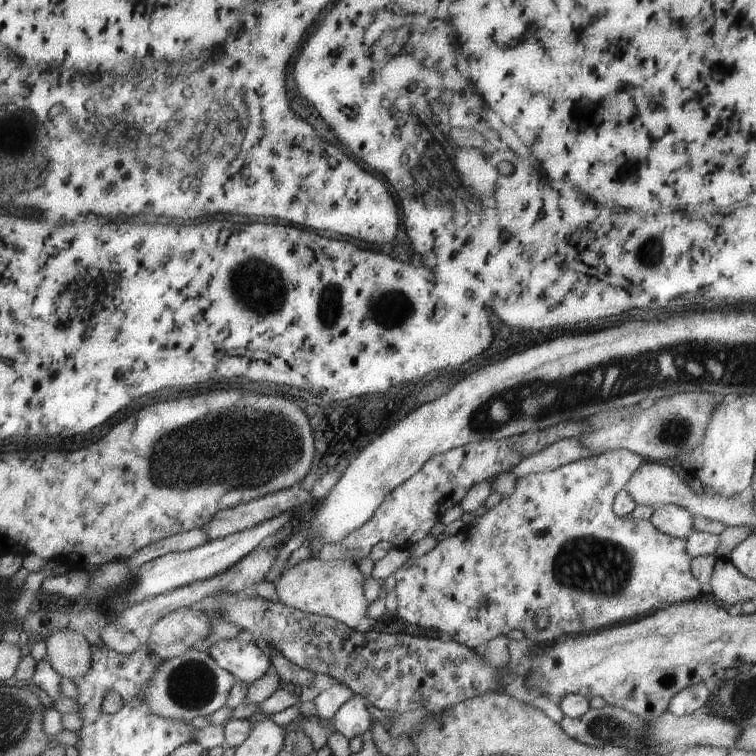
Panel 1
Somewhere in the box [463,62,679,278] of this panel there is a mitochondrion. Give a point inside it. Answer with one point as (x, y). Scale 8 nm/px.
(651, 253)

